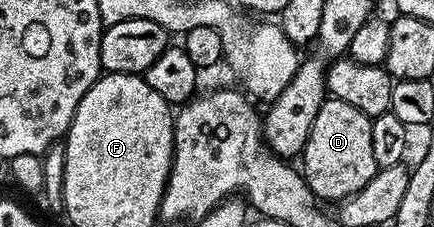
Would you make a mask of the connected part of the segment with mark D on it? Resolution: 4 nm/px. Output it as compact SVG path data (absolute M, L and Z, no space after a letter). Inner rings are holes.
M326 98L315 116L315 125L307 137L305 150L299 156L299 167L305 176L311 193L318 200L340 201L359 193L371 177L375 177L378 165L371 145L373 119L367 113L347 105L347 101Z

